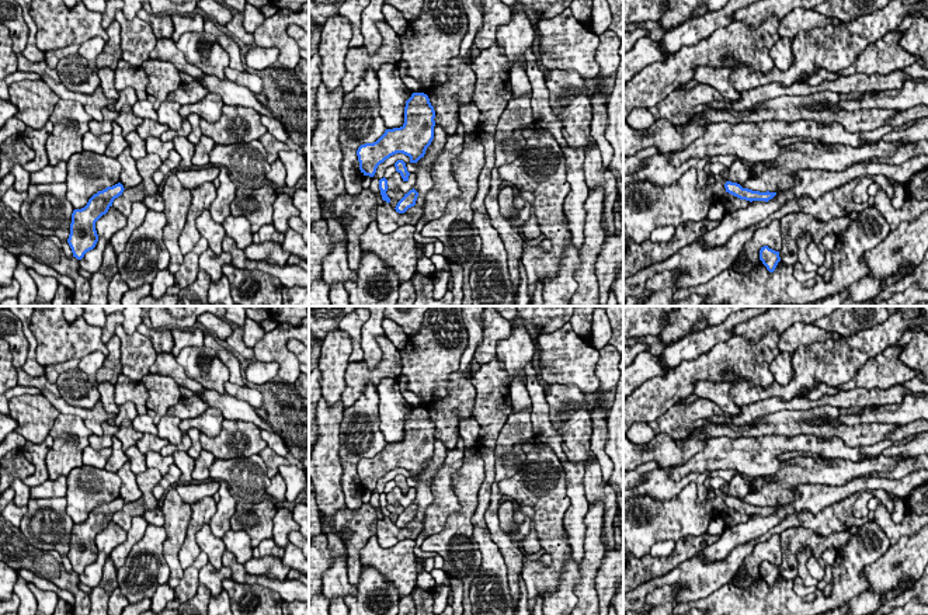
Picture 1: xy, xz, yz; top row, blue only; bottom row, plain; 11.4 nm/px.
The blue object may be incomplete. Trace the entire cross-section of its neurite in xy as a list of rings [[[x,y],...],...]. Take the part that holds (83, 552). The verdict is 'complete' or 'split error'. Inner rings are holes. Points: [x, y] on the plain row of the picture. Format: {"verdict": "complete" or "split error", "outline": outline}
{"verdict": "complete", "outline": [[[121,497],[107,501],[94,508],[84,522],[73,525],[67,553],[73,571],[81,574],[87,566],[95,562],[98,556],[95,536],[108,527],[114,514],[122,510],[124,504]]]}

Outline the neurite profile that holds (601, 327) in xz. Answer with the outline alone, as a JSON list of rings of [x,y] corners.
[[[604,308],[594,309],[592,313],[592,348],[601,350],[612,337],[612,327]]]

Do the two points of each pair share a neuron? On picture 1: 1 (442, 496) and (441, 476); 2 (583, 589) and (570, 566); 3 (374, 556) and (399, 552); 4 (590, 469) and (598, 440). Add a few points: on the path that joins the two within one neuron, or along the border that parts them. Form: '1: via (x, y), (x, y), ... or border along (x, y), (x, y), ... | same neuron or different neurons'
1: via (442, 492), (442, 480) | same neuron
2: border along (579, 566), (579, 584), (574, 589), (577, 600) | different neurons
3: via (379, 556), (393, 556) | same neuron
4: border along (591, 452), (598, 464), (601, 478), (607, 483) | different neurons

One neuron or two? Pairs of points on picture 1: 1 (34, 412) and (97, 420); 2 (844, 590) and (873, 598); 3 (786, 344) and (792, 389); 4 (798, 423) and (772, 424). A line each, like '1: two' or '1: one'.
1: two
2: two
3: two
4: one

